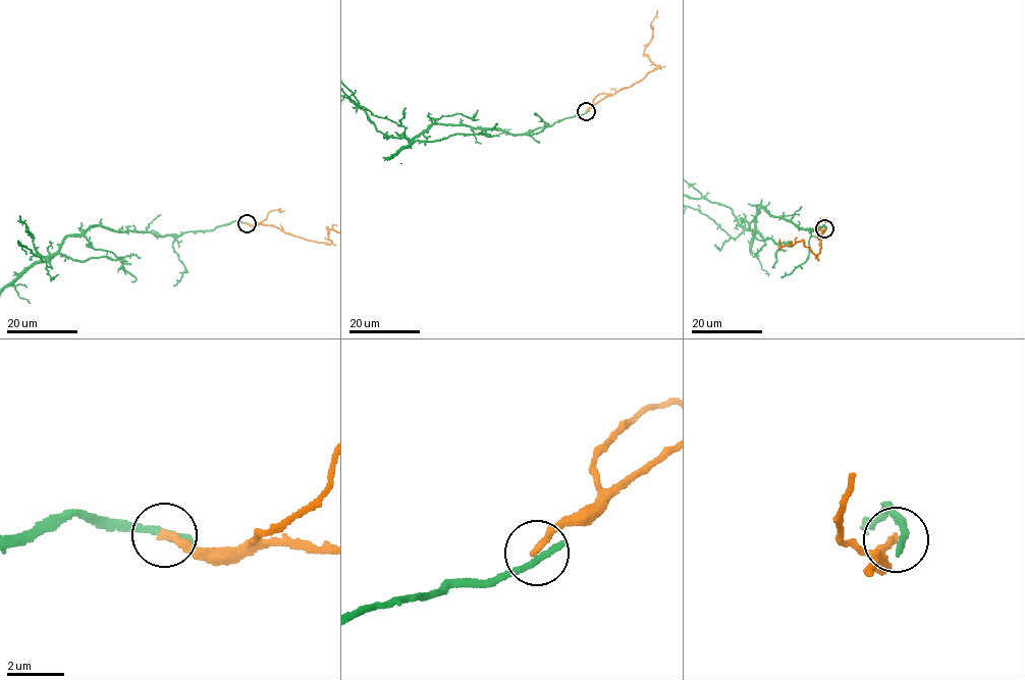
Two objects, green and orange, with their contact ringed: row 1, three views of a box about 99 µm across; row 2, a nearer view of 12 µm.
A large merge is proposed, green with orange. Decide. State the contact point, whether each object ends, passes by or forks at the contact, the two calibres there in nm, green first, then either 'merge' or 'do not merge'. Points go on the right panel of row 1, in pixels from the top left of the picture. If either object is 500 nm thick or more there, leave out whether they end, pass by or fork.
place (824, 228); green ends; orange ends; calibres 320 and 240 nm; do not merge

